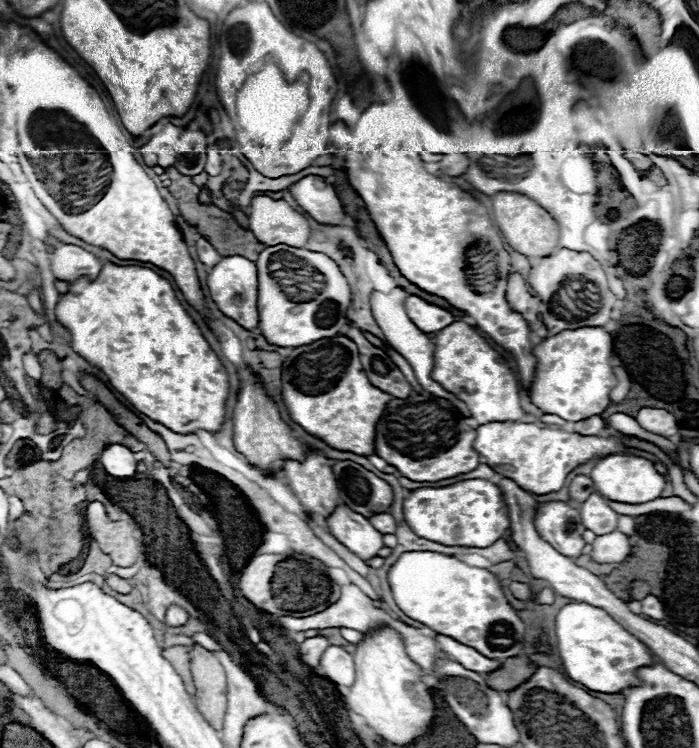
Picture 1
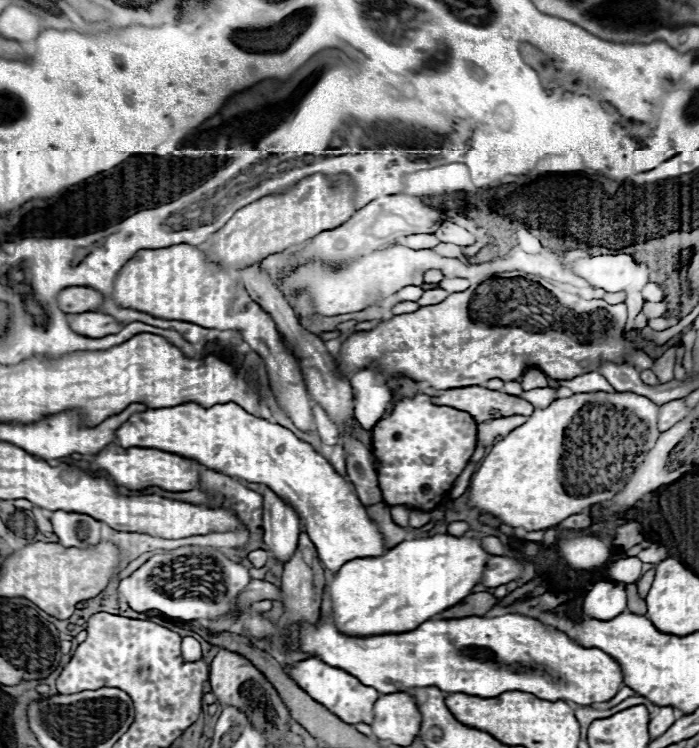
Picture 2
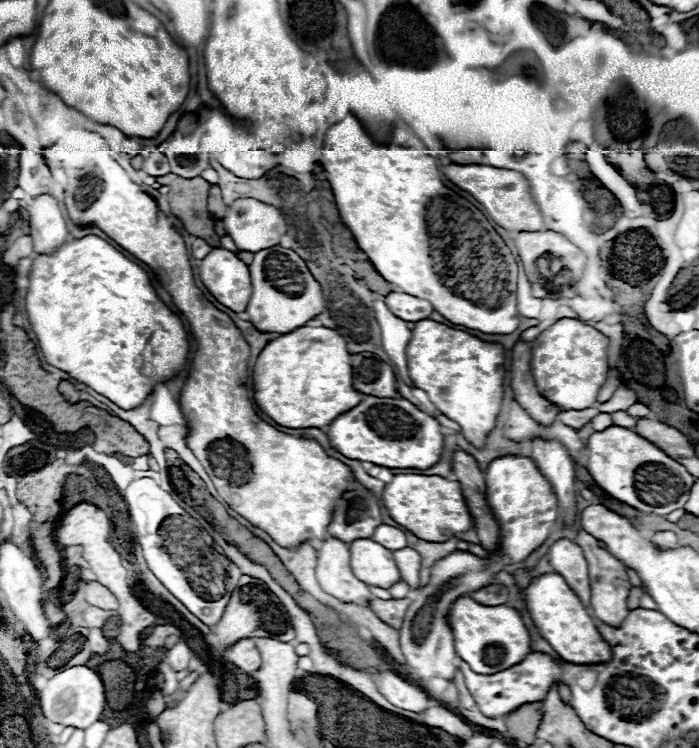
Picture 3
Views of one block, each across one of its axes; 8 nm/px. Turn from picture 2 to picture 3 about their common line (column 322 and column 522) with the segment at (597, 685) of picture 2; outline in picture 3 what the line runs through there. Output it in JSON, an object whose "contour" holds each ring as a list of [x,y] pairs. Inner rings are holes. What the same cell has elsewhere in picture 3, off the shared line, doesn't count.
{"contour":[[[462,596],[452,604],[448,620],[452,624],[454,634],[454,650],[456,654],[470,664],[470,668],[478,674],[496,674],[500,670],[512,668],[520,664],[530,650],[530,634],[518,614],[518,610],[500,604],[500,606],[484,606],[474,602],[468,596]]]}

